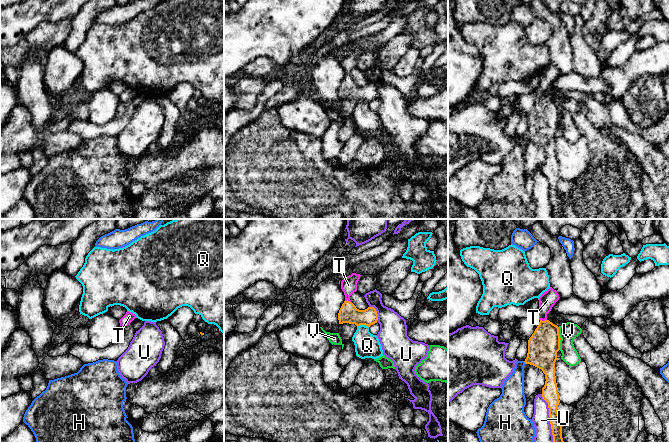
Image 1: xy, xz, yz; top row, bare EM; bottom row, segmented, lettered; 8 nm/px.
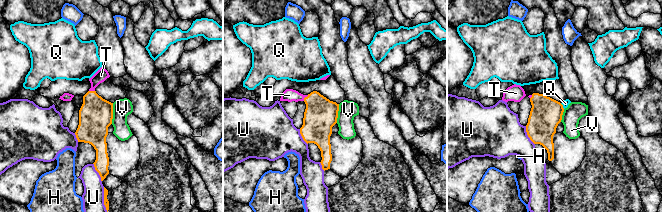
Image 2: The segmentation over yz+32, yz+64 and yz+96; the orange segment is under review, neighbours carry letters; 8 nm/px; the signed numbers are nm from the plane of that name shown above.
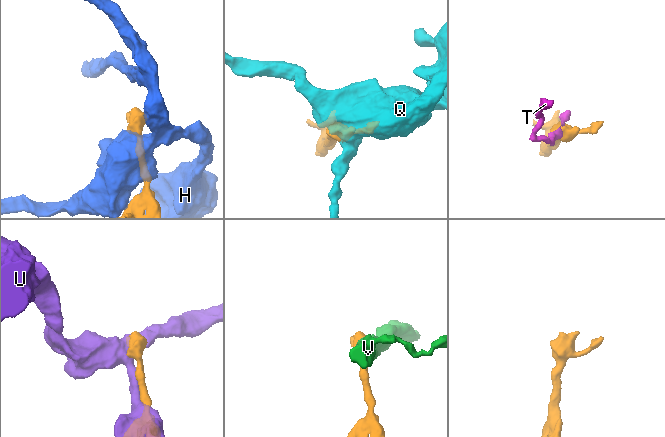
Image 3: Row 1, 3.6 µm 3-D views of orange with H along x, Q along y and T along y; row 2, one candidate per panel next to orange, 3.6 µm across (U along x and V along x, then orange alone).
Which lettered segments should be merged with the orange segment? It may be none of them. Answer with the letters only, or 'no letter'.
T

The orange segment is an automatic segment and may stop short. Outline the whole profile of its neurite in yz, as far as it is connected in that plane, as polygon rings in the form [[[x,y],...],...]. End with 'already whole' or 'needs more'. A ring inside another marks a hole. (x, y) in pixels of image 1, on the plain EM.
[[[550,63],[539,73],[539,86],[536,88],[539,101],[528,116],[528,129],[525,140],[533,141],[545,150],[542,173],[548,179],[553,219],[565,219],[562,214],[561,194],[557,189],[560,179],[555,152],[555,138],[560,126],[559,103],[547,95],[547,90],[559,76],[559,70]]]; needs more

